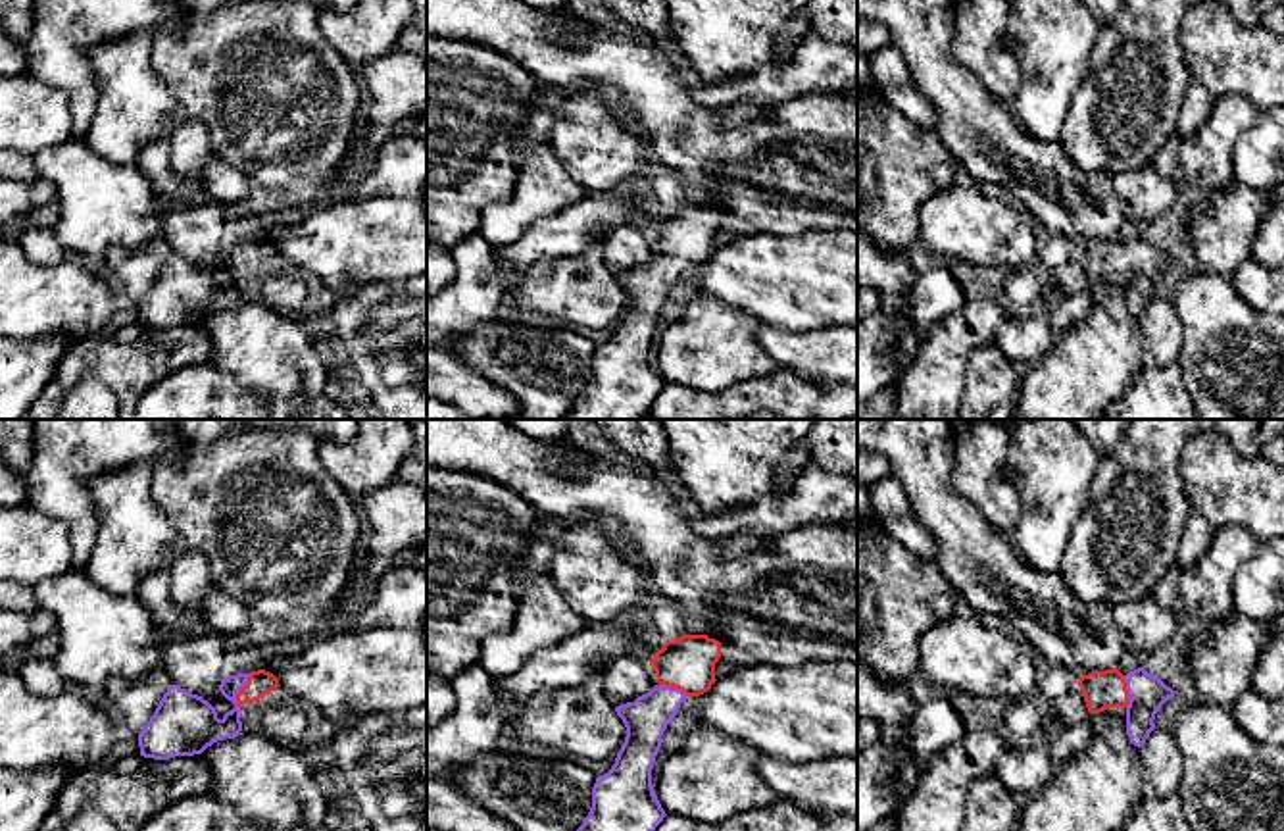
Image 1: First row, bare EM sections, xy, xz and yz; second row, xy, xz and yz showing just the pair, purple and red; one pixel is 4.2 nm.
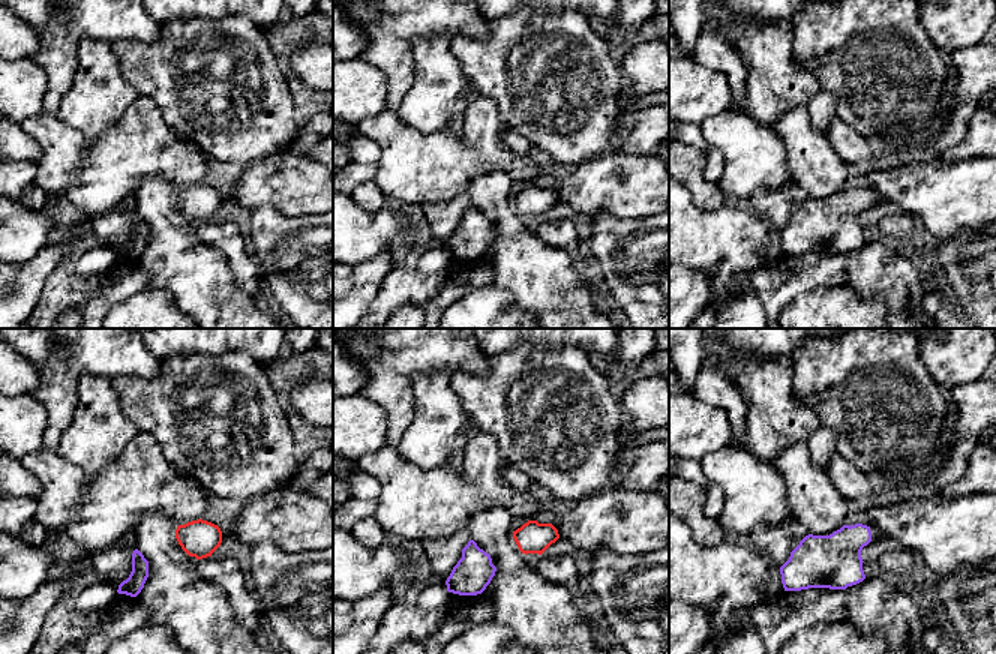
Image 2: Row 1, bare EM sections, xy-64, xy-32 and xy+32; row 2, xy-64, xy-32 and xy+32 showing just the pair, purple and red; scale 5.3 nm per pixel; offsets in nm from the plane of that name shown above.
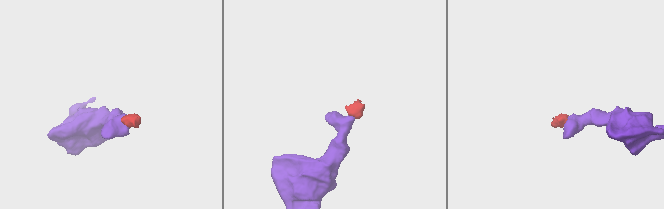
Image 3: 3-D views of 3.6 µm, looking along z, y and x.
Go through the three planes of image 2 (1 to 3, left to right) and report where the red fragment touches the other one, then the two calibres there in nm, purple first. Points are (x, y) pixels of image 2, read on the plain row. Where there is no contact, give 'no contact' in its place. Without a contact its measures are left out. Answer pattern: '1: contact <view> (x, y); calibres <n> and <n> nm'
1: no contact
2: no contact
3: no contact

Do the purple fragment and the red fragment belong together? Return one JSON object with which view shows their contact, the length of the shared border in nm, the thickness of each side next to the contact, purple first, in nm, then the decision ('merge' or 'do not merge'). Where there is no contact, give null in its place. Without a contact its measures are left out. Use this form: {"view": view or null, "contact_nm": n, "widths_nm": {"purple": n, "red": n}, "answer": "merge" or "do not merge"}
{"view": "xy", "contact_nm": 150, "widths_nm": {"purple": 240, "red": 110}, "answer": "merge"}

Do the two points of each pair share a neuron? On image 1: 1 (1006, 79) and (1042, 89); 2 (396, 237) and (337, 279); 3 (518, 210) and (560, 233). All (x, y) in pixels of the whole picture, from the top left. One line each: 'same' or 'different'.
1: different
2: same
3: different

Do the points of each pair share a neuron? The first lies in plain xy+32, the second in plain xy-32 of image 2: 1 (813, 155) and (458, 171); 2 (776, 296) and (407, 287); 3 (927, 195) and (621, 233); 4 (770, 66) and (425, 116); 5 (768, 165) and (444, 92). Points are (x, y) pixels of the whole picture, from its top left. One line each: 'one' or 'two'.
1: two
2: one
3: two
4: one
5: two

